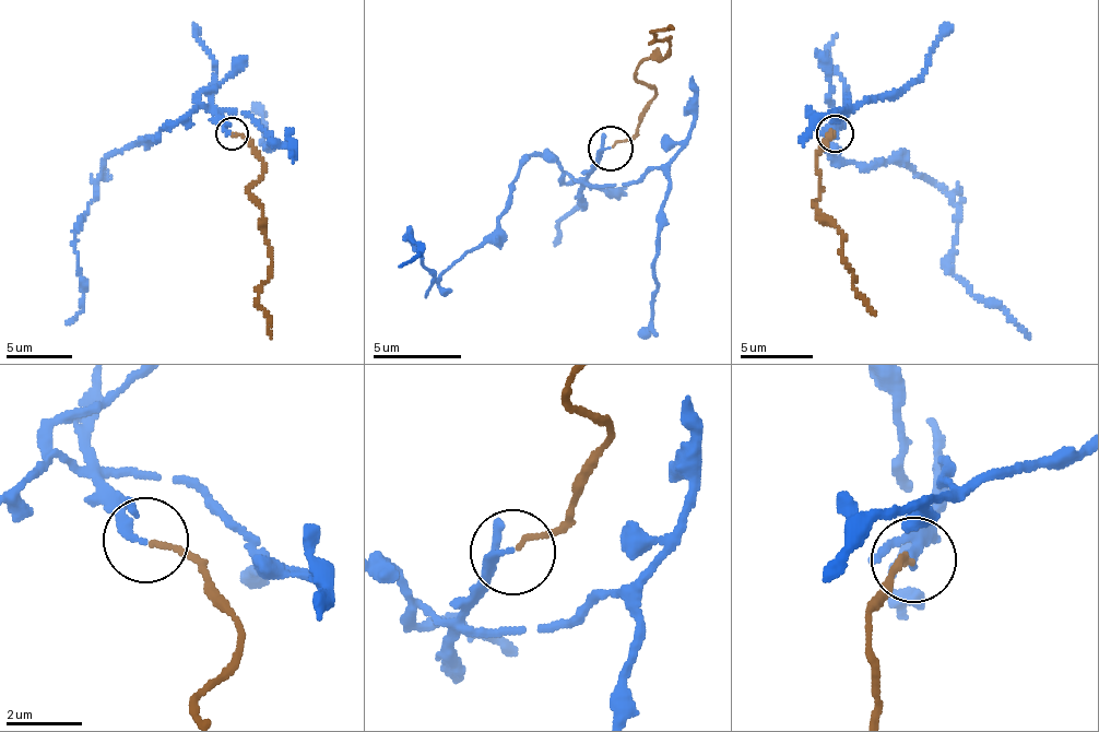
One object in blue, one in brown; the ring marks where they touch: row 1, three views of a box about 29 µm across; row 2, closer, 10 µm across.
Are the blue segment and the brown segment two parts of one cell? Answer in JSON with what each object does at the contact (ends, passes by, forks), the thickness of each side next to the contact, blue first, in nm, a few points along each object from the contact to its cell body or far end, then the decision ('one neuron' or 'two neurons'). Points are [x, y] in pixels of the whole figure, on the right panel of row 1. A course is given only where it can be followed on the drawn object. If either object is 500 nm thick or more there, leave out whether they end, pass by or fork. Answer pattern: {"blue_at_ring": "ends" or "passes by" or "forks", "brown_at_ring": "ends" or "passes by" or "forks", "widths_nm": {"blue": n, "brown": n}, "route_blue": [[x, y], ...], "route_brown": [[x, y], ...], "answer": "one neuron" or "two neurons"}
{"blue_at_ring": "ends", "brown_at_ring": "ends", "widths_nm": {"blue": 200, "brown": 130}, "route_blue": [[834, 133], [843, 117], [828, 150], [897, 161], [957, 207], [956, 279], [1029, 339]], "route_brown": [[834, 133], [827, 136], [816, 155], [816, 209], [842, 232], [842, 259], [853, 274], [853, 288], [875, 315]], "answer": "two neurons"}

